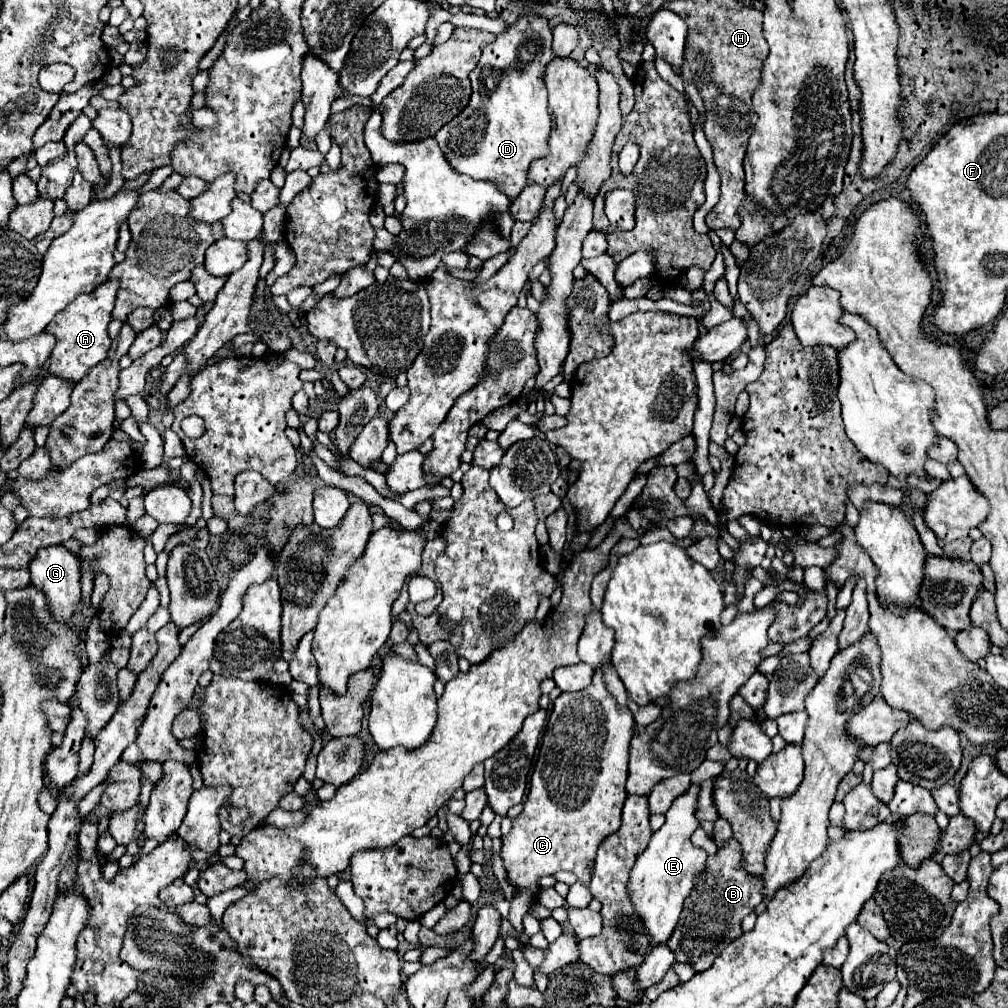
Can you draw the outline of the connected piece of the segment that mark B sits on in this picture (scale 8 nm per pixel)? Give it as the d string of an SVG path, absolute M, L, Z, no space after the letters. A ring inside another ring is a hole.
M728 839L718 847L716 855L708 855L706 869L694 879L694 887L684 901L680 921L666 941L678 963L688 963L694 971L708 969L720 953L720 937L736 939L742 935L740 921L762 903L762 881L750 875L740 865L740 845L736 839Z

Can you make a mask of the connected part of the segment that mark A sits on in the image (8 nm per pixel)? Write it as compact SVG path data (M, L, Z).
M106 281L102 287L96 287L92 293L78 295L66 311L60 311L52 321L50 327L46 327L48 333L56 337L56 345L52 349L50 357L50 375L78 383L94 365L104 361L108 357L110 349L110 337L108 337L108 323L110 323L110 311L114 309L114 295L118 291L118 283Z

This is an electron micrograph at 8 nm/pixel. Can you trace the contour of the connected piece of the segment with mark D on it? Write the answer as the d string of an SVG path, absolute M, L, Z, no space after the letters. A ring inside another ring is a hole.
M520 17L504 33L500 33L494 43L490 43L482 51L476 69L470 73L472 81L470 103L456 119L452 119L434 135L438 147L442 149L444 157L448 159L454 171L464 173L472 179L494 183L498 191L502 191L510 201L514 201L514 197L528 185L526 173L530 163L534 159L540 159L548 151L548 135L552 123L546 105L546 87L542 83L542 75L552 59L550 43L552 43L552 29L548 27L546 19Z

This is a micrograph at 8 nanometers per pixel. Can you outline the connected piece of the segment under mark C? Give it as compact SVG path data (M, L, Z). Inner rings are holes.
M610 665L608 667L602 667L602 671L596 671L594 677L592 677L592 683L582 689L582 691L576 691L576 693L560 693L560 697L554 701L554 709L552 709L552 715L548 717L548 725L546 725L546 733L542 737L542 745L540 745L540 753L538 753L538 761L536 761L536 767L534 767L534 773L532 773L532 781L530 781L530 793L528 793L528 799L524 803L524 809L522 813L512 821L512 829L510 829L510 835L502 837L502 851L500 851L500 857L504 861L504 869L506 869L506 877L510 881L510 885L516 889L516 891L526 891L526 893L532 893L532 897L536 897L534 893L540 891L540 879L544 875L556 875L558 871L572 871L580 883L588 885L590 883L590 869L594 865L594 859L596 859L596 849L600 847L600 843L616 833L620 829L620 823L622 823L622 805L624 805L624 799L626 799L626 789L624 789L624 781L626 781L626 775L628 775L628 745L630 745L630 739L632 739L632 731L634 731L634 717L626 705L626 689L622 687L622 681L618 679L614 667Z

